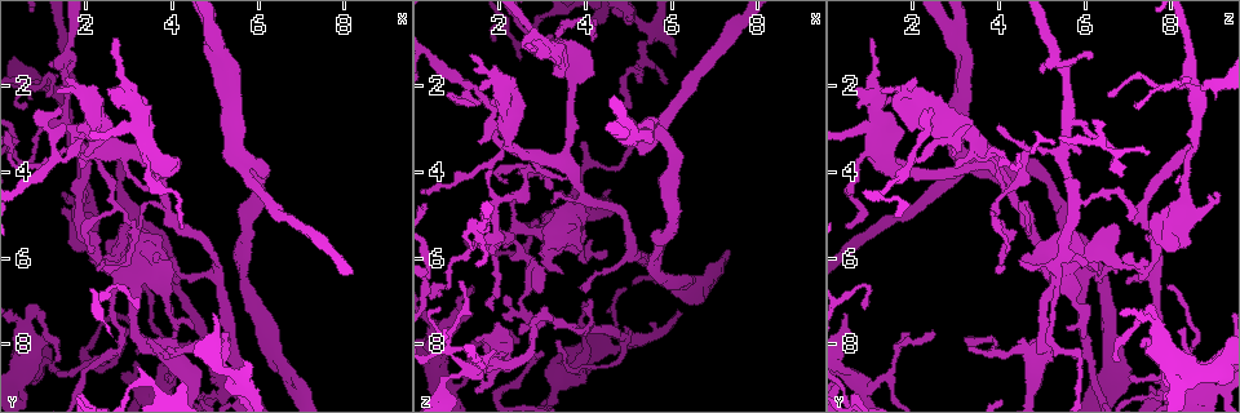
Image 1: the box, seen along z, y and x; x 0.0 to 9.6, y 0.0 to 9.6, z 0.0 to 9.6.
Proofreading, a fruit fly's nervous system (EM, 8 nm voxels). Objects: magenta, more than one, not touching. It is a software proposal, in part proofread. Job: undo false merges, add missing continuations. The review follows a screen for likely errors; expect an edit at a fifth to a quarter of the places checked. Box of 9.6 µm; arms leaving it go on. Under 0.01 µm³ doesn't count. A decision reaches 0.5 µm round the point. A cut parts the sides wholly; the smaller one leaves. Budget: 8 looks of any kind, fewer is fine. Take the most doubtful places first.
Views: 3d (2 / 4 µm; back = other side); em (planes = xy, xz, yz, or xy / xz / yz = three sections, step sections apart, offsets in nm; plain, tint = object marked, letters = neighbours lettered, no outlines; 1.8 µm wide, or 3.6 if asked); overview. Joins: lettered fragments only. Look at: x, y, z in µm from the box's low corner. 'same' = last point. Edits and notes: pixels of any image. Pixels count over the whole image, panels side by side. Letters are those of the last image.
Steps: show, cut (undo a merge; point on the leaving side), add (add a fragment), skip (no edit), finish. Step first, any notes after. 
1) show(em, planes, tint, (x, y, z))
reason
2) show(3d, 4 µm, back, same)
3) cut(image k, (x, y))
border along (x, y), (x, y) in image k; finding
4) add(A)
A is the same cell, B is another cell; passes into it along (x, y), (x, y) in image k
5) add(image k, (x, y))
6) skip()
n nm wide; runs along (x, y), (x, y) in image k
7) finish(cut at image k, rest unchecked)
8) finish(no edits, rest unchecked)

show(em, planes, letters, (5.80, 3.85, 3.20))
branch point

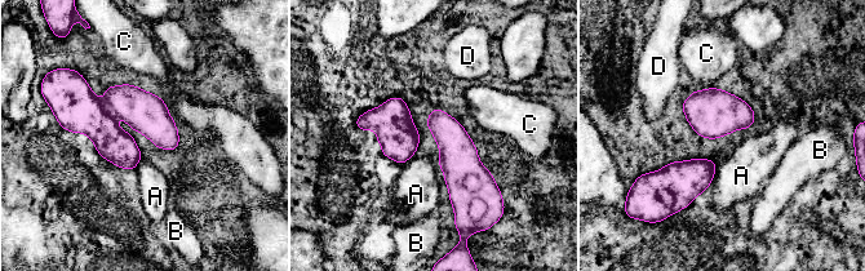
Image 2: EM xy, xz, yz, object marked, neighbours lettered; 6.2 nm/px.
cut(image 2, (78, 110))
200 nm wide; A, B, C and D are other cells; border along (101, 101), (105, 105) in image 2; two cells meet here

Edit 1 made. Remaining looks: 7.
show(em, xy, step 8, tint, (2.20, 3.00, 2.90))
four or more arms meet

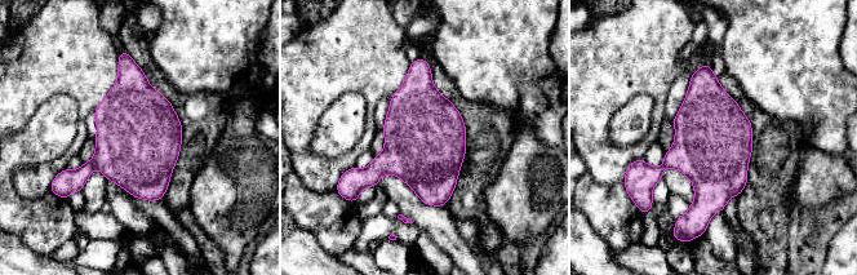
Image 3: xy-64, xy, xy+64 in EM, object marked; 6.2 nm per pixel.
show(em, planes, tint, same)
cut it another way

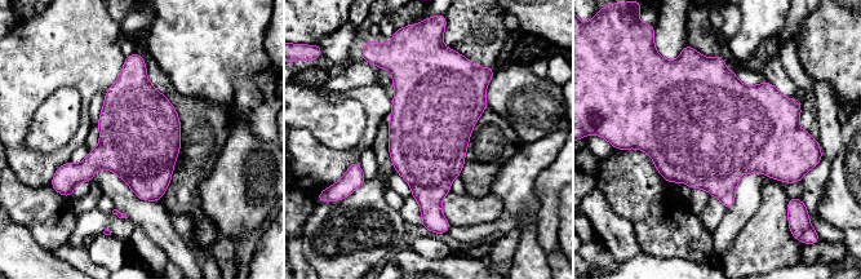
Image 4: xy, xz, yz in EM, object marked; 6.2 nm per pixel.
show(em, planes, letters, same)

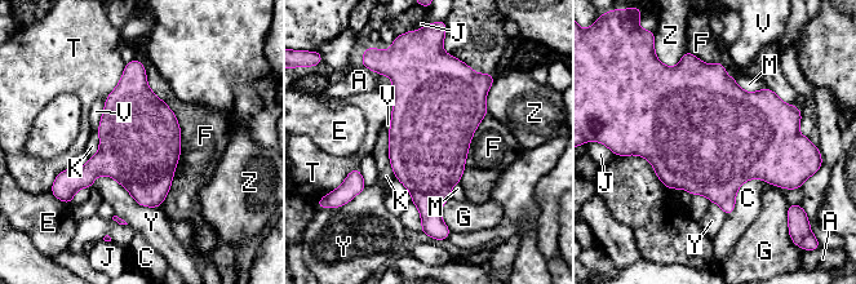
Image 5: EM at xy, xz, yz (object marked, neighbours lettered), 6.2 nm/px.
skip()
A, C, E, F, G, J, K, M, T, V, Y and Z are other cells; border along (106, 100), (97, 131) in image 5; all the same cell

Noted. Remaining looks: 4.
show(em, planes, plain, (5.20, 7.85, 3.20))
branch stops here

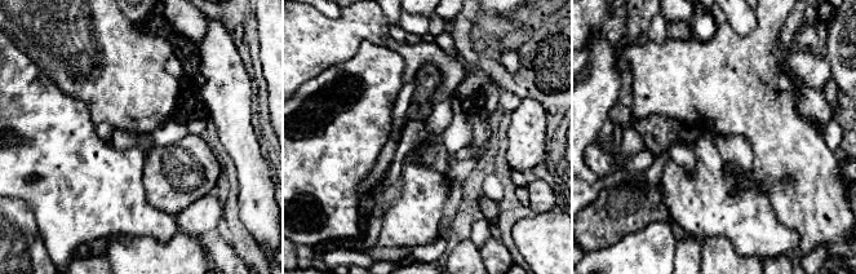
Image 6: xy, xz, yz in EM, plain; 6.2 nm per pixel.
show(em, planes, tint, same)

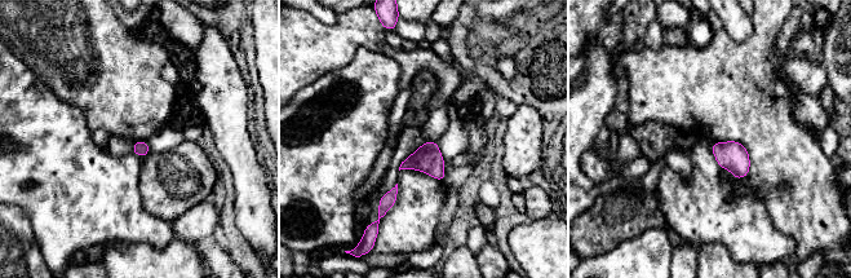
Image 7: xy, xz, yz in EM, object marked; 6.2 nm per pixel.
show(em, planes, letters, same)

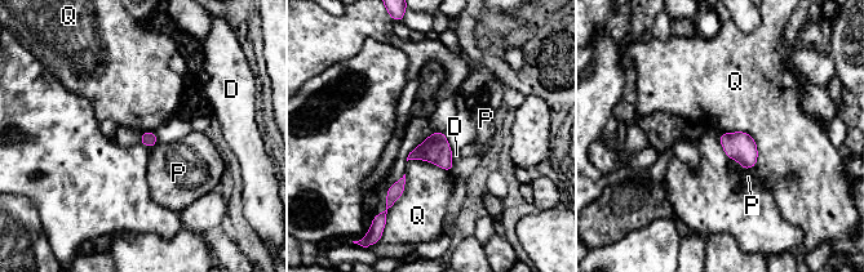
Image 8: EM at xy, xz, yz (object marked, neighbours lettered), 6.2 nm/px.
skip()
D, P and Q are other cells; border along (721, 132), (747, 132), (756, 165) in image 8; none of them fits

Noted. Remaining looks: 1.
finish(cut at image 2, rest unchecked)

